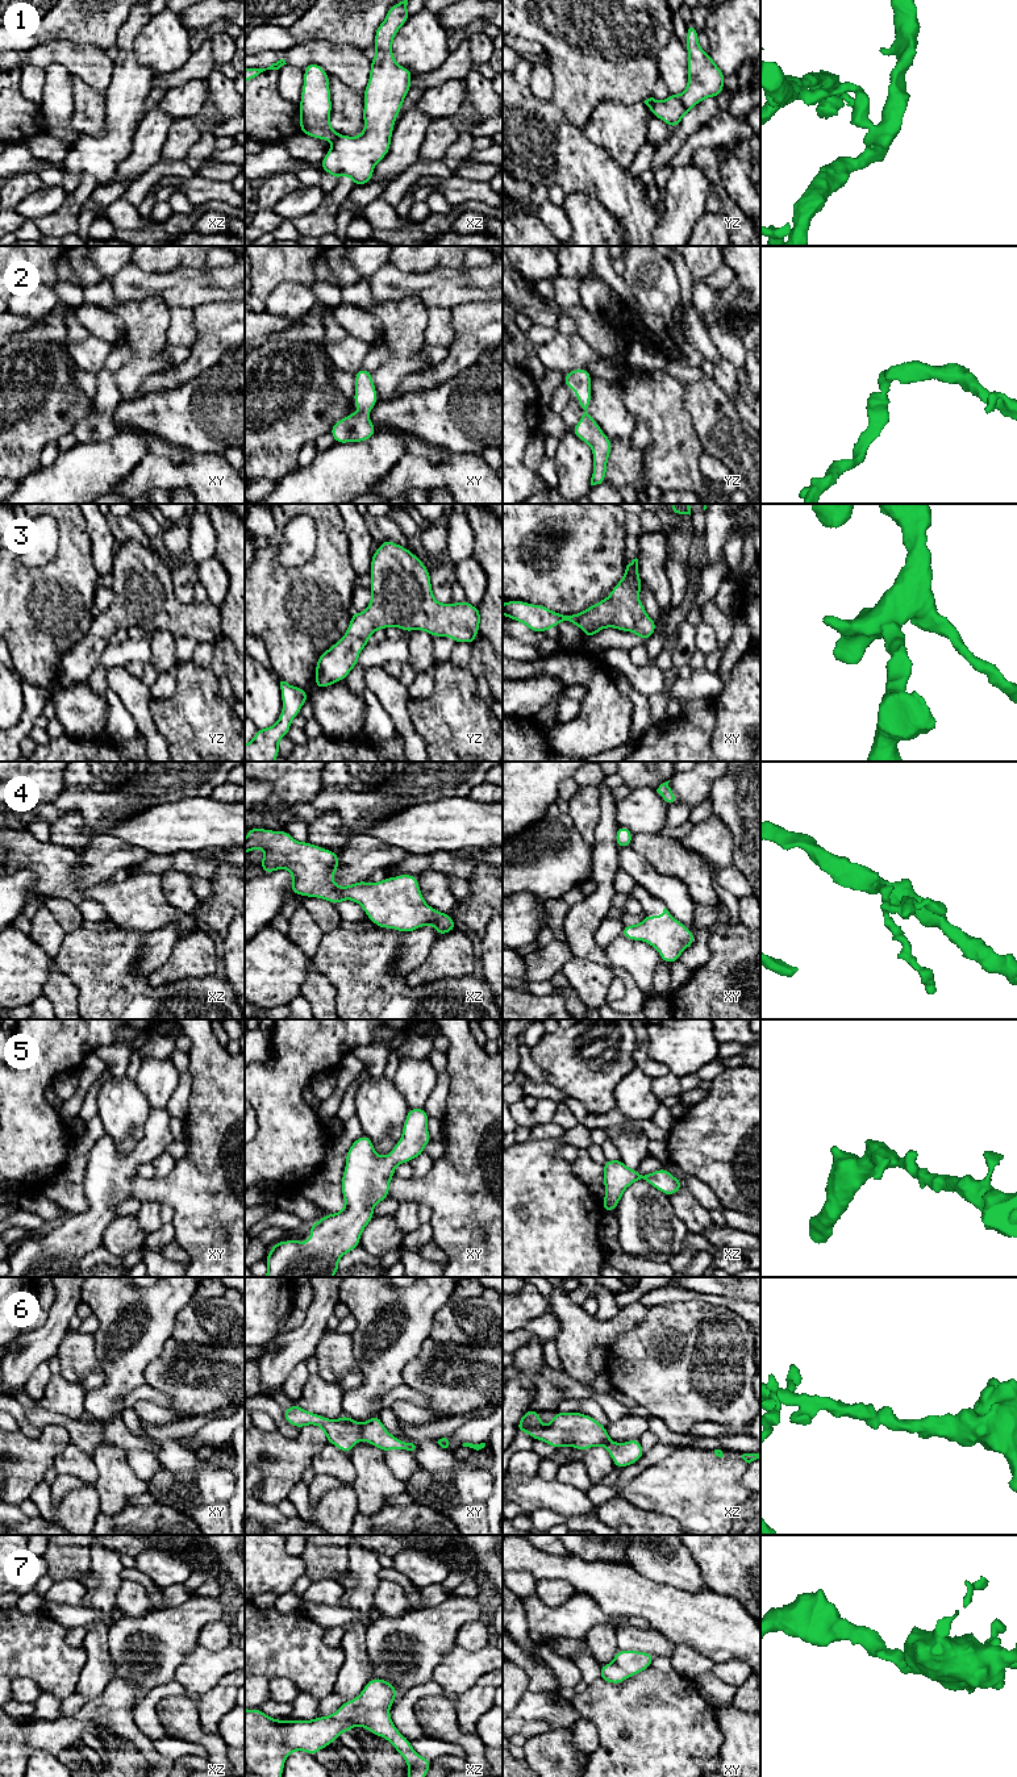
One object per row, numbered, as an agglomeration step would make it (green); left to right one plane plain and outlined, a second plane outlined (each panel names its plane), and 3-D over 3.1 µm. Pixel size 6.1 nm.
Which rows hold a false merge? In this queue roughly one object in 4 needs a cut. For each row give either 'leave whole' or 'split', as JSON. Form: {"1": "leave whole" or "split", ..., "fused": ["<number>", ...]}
{"1": "split", "2": "leave whole", "3": "leave whole", "4": "leave whole", "5": "leave whole", "6": "leave whole", "7": "leave whole", "fused": ["1"]}

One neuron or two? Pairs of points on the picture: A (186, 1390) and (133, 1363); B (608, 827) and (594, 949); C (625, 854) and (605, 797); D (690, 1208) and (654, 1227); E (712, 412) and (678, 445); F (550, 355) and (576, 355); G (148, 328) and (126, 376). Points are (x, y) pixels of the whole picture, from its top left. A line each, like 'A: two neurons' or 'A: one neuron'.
A: two neurons
B: one neuron
C: two neurons
D: two neurons
E: two neurons
F: one neuron
G: one neuron

